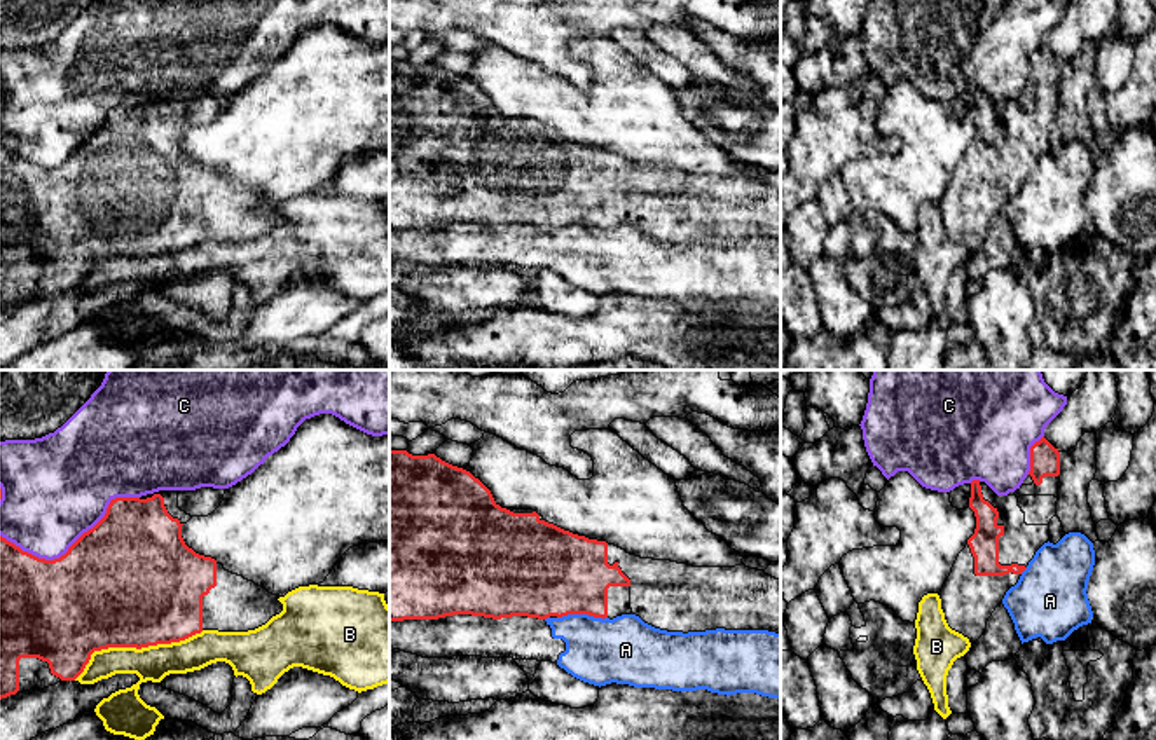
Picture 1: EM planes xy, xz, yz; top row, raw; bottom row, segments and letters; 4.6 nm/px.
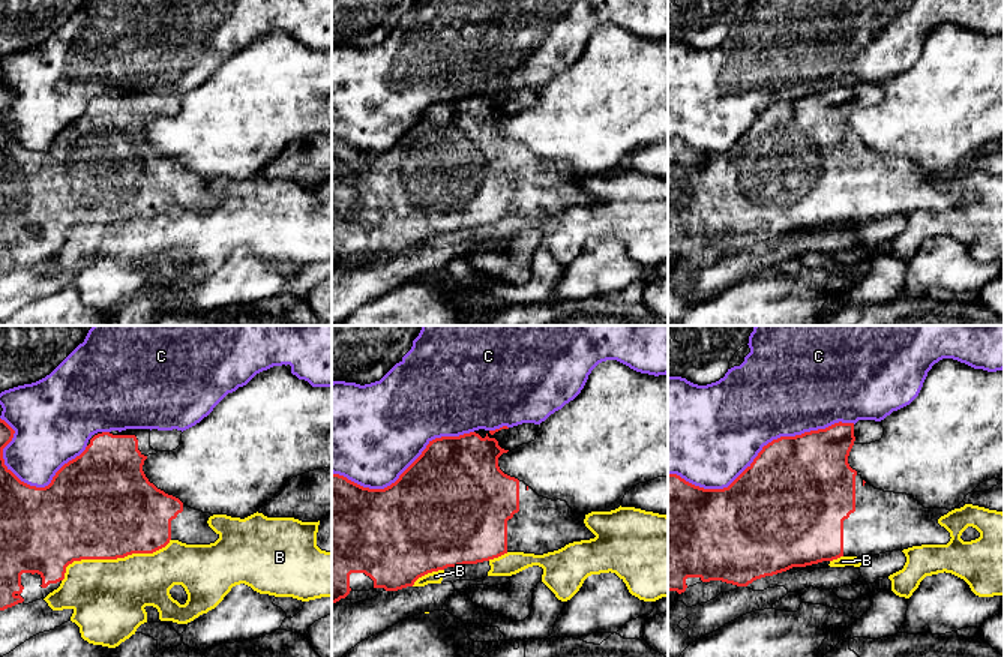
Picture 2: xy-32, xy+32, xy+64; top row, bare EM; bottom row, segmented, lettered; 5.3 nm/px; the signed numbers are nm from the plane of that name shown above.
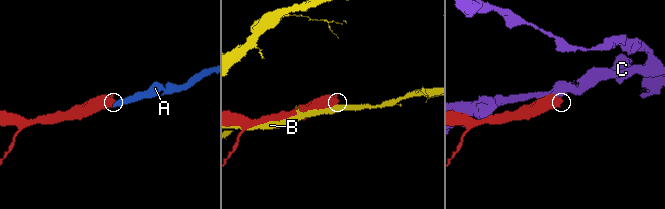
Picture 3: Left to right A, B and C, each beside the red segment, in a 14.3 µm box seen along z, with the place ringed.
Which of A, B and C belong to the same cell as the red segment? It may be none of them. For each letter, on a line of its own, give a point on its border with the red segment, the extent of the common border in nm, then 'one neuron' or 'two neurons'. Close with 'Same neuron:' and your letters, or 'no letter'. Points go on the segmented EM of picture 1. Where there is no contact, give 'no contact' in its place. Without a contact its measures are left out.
A: xz (582, 613) | 240 nm | two neurons
B: xy (135, 646) | 650 nm | two neurons
C: xy (72, 545) | 650 nm | two neurons
Same neuron: no letter

